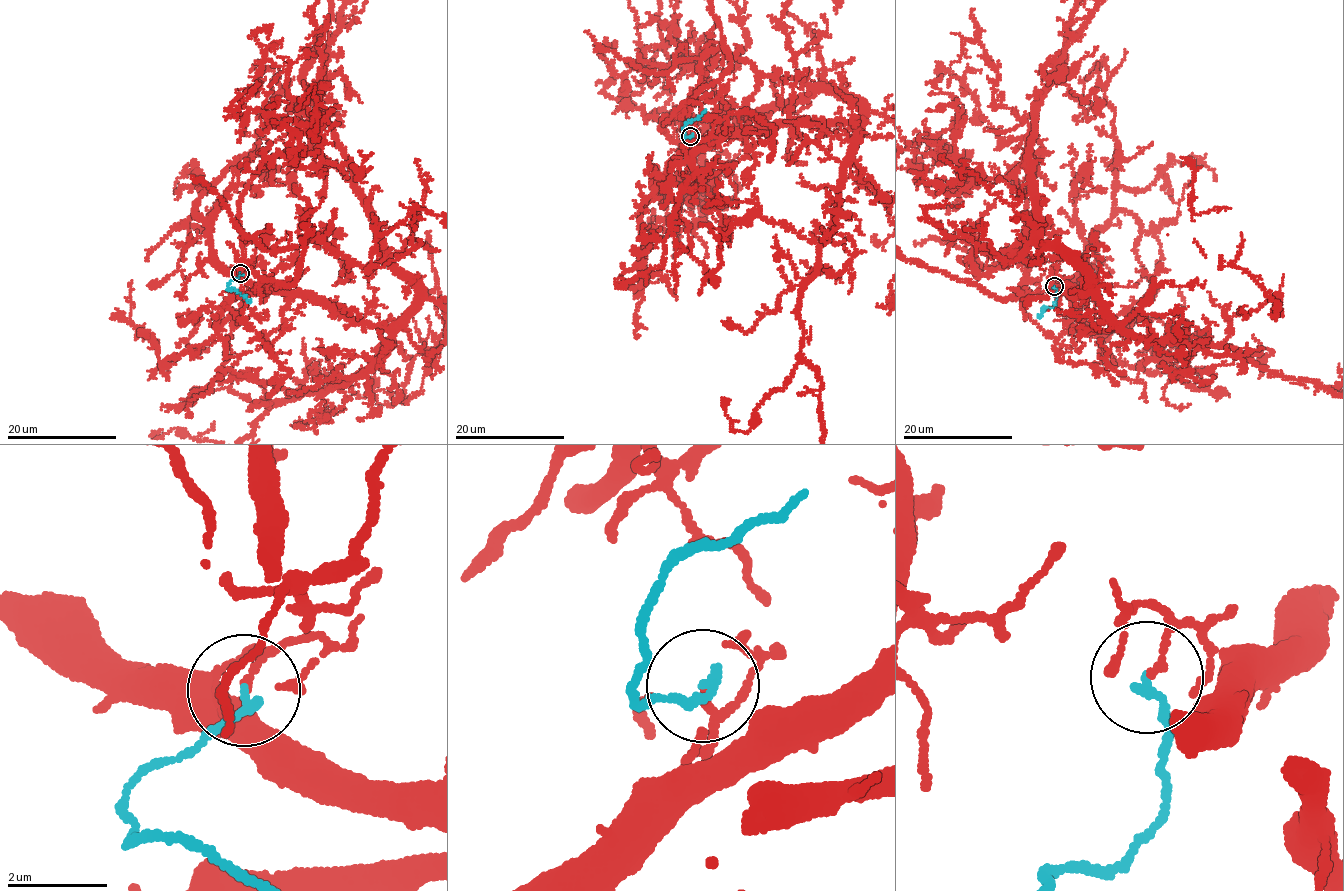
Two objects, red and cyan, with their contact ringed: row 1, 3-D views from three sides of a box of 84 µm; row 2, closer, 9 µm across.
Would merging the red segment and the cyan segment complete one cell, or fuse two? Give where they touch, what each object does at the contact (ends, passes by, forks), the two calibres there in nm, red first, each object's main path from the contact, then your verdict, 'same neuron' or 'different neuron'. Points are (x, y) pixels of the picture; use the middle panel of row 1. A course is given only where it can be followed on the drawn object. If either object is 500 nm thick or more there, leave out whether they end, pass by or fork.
at (690, 136); red ends there; cyan ends there; 130 nm thick on the red side, 180 nm on the other; red runs (690, 136), (723, 136), (707, 147), (717, 118), (691, 100), (680, 107), (729, 66); cyan runs (690, 136), (683, 137), (685, 124), (706, 110); different neuron

